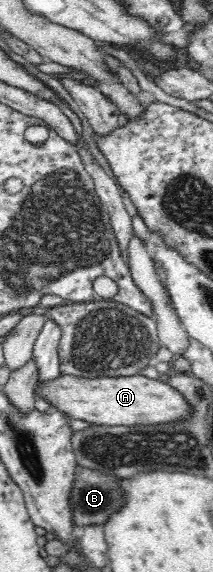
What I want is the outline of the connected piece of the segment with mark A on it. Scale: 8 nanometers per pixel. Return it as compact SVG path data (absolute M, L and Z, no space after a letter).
M60 375L40 383L37 394L74 420L86 420L104 426L147 426L187 421L192 405L181 392L160 379L143 375L85 379Z

